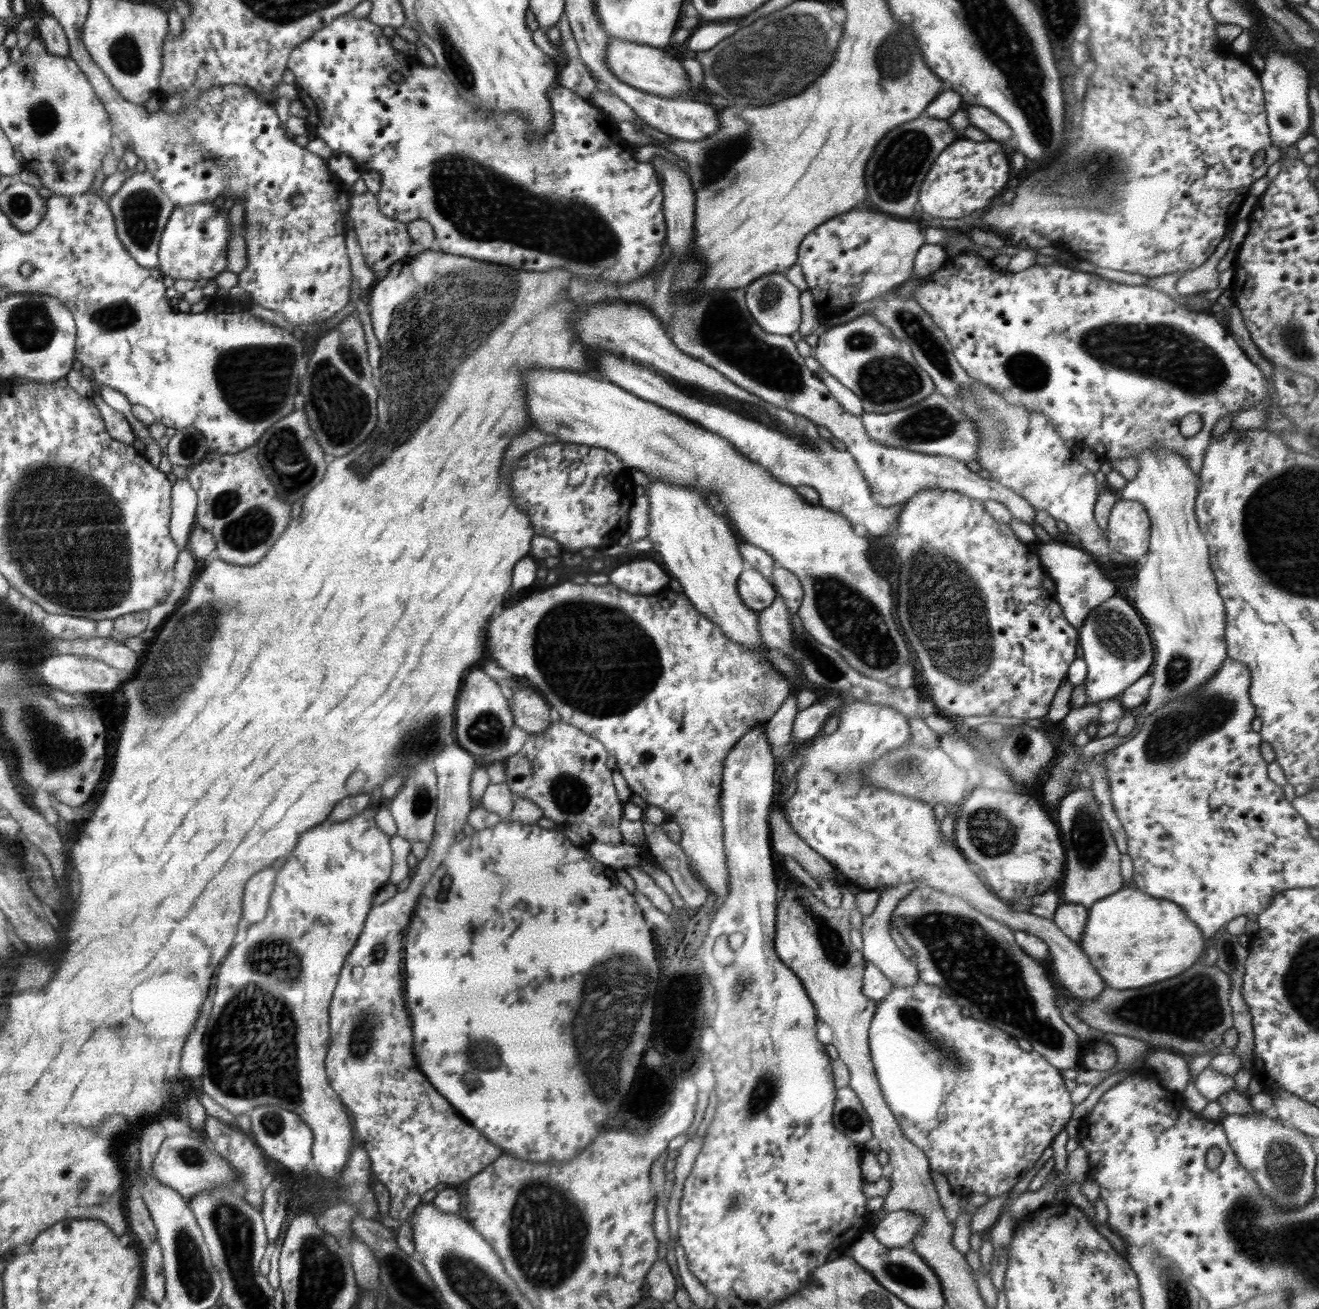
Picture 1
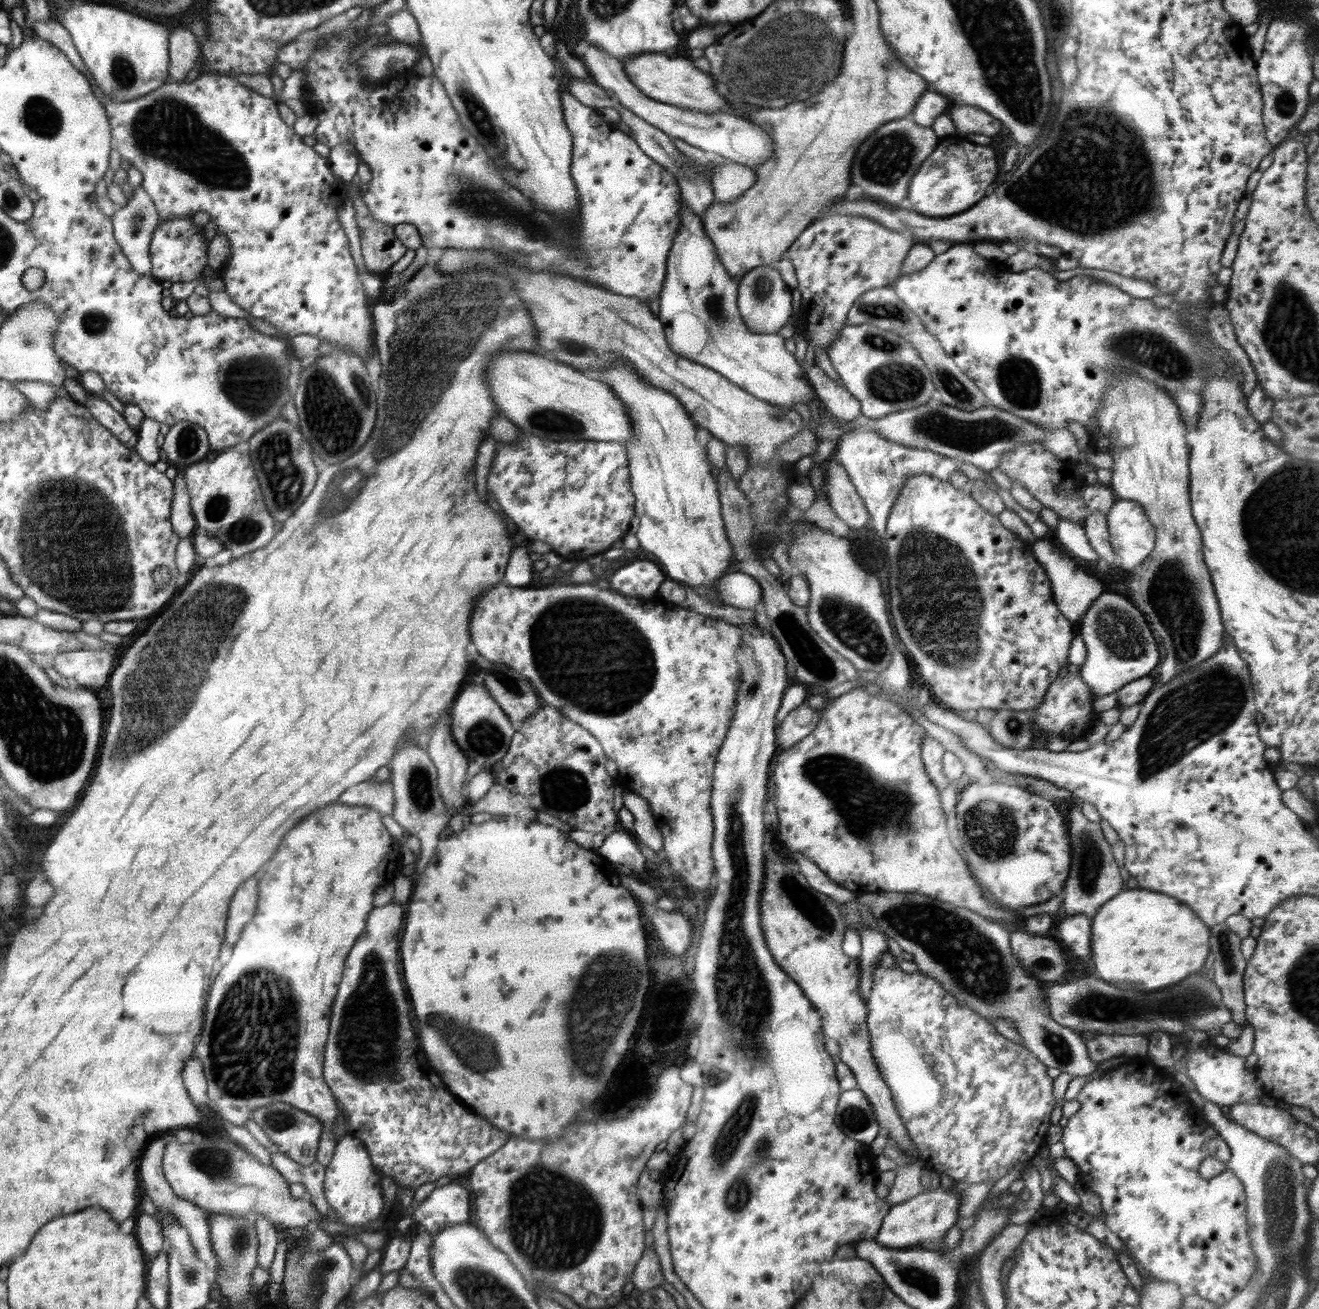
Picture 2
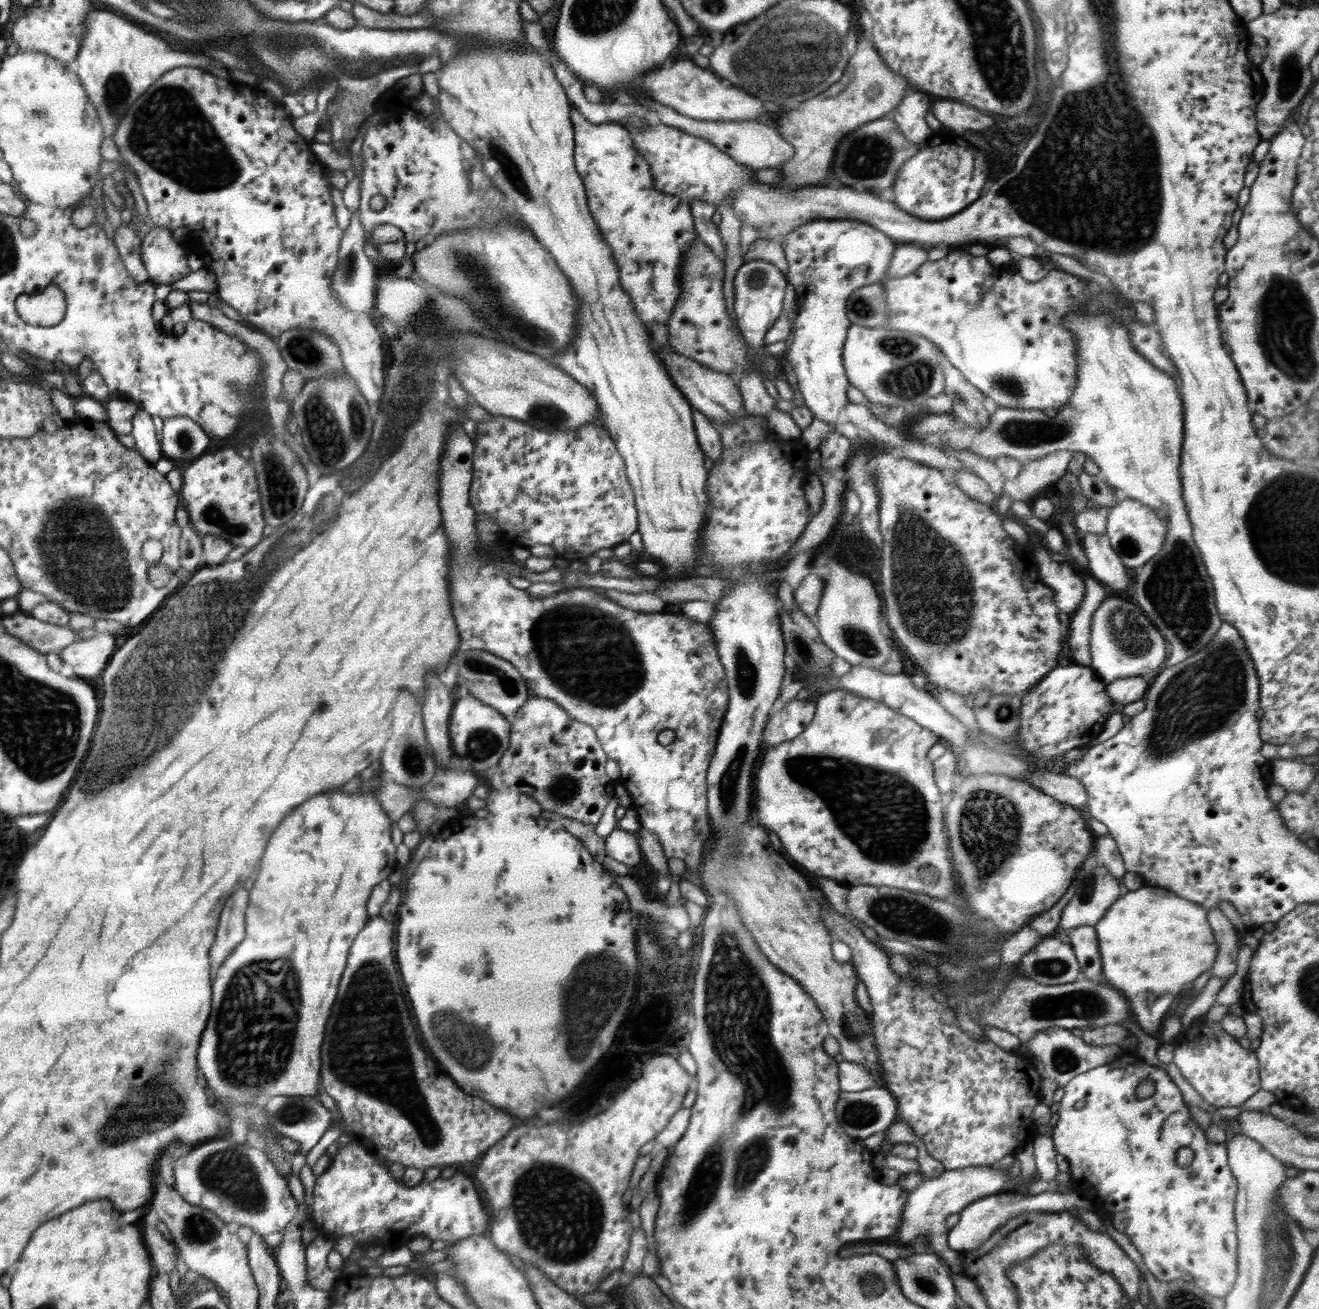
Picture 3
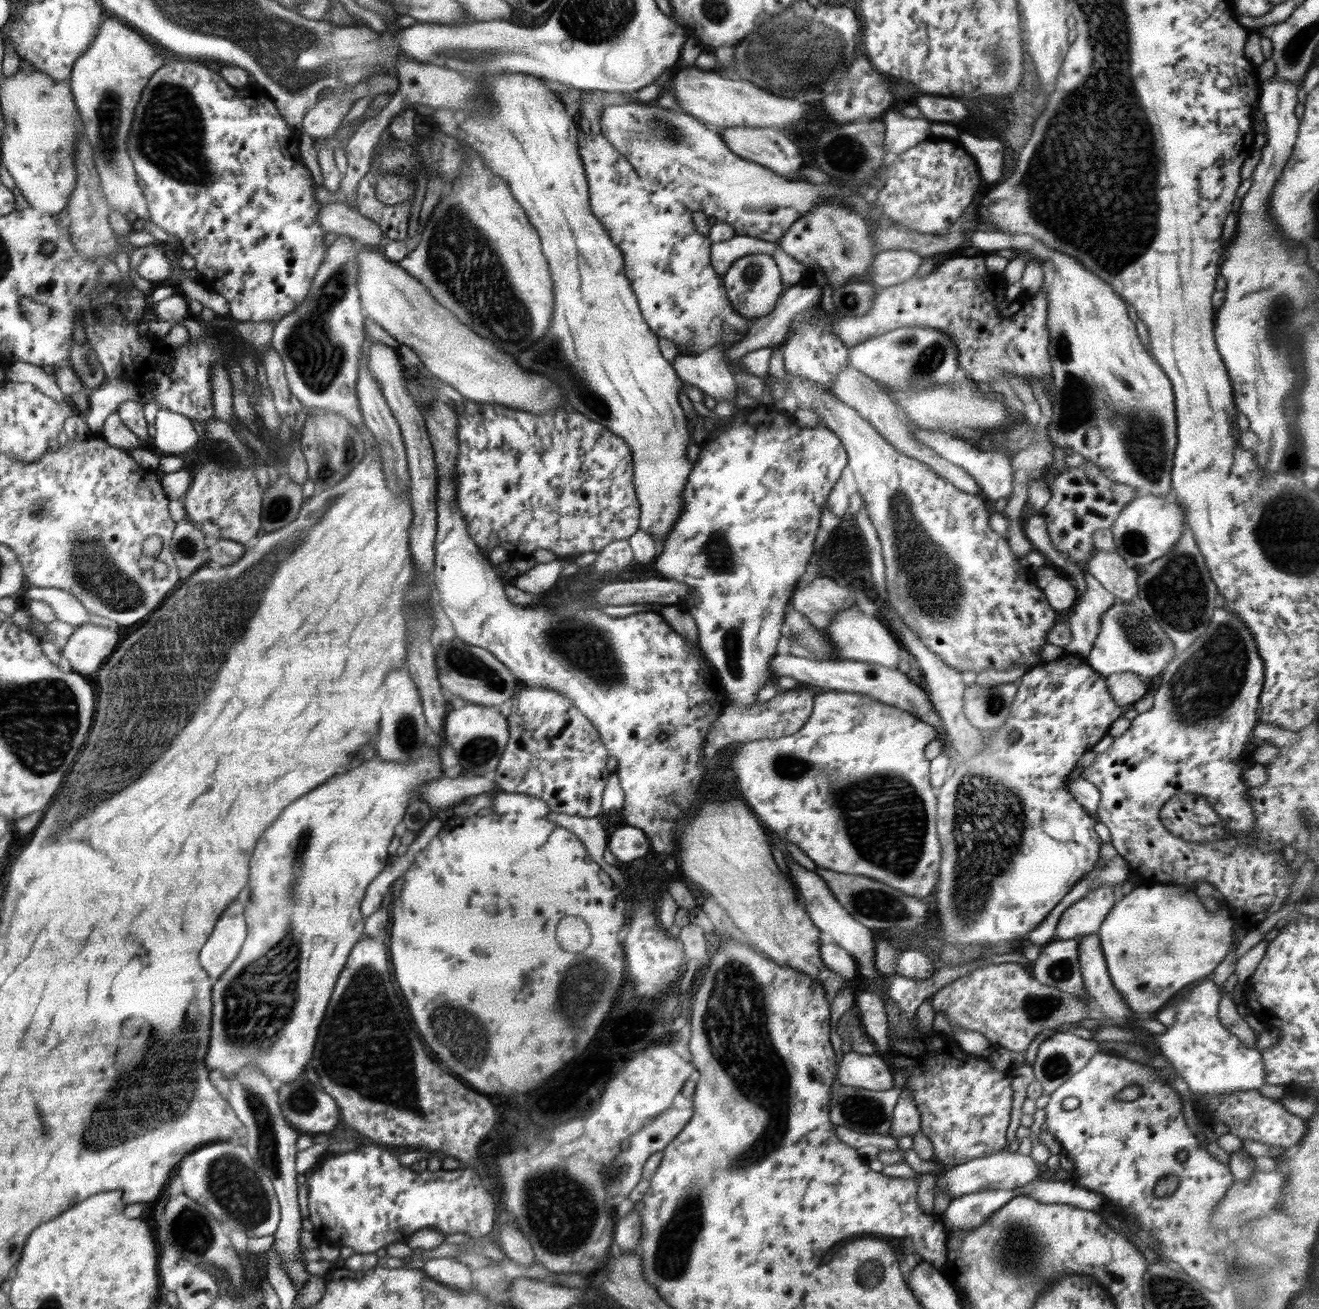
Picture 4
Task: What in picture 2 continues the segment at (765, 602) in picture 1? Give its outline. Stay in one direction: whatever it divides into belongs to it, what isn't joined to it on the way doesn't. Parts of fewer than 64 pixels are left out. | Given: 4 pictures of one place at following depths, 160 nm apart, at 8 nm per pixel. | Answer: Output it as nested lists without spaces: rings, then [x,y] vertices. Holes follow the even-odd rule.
[[[730,570],[714,585],[714,594],[720,602],[744,610],[754,610],[762,600],[760,584],[743,572]]]

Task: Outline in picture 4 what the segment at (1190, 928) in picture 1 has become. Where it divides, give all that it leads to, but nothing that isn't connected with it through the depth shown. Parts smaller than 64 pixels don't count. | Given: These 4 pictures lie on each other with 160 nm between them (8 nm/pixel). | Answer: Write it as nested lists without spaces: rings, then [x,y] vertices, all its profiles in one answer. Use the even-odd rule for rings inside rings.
[[[1155,880],[1153,884],[1134,887],[1120,902],[1116,901],[1114,908],[1108,912],[1108,916],[1105,916],[1106,920],[1100,925],[1097,935],[1108,965],[1108,974],[1114,988],[1135,1016],[1150,1014],[1155,1017],[1166,1002],[1176,996],[1186,984],[1192,984],[1194,980],[1212,974],[1214,968],[1224,960],[1232,948],[1235,925],[1232,912],[1224,900],[1220,902],[1217,912],[1206,912],[1206,910],[1194,890]]]

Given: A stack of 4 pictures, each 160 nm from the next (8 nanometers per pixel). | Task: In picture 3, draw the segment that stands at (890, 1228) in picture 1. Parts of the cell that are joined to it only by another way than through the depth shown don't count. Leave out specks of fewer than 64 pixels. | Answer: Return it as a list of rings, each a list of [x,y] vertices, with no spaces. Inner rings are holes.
[[[993,1165],[945,1170],[939,1177],[922,1180],[907,1196],[901,1223],[898,1225],[897,1232],[893,1234],[894,1238],[903,1245],[909,1244],[918,1236],[927,1238],[932,1250],[951,1270],[951,1273],[962,1275],[964,1273],[963,1256],[949,1246],[947,1237],[950,1230],[946,1226],[945,1219],[950,1216],[958,1216],[960,1211],[979,1198],[1000,1192],[1004,1184],[1015,1187],[1016,1181],[1012,1179],[1008,1170],[997,1171]]]

